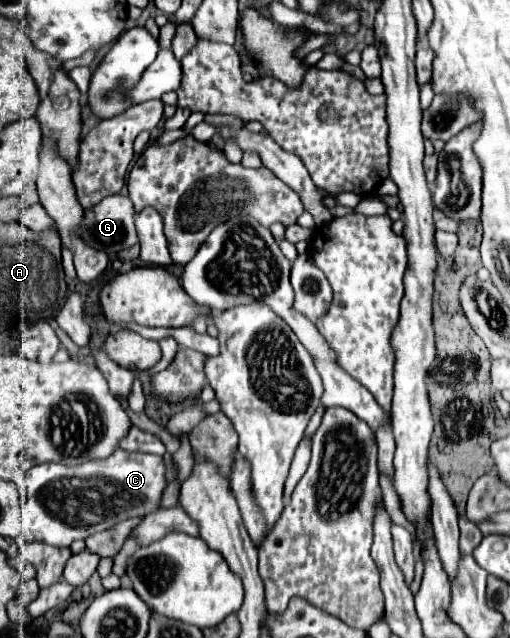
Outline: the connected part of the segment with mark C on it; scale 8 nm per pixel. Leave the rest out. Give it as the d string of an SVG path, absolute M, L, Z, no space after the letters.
M115 450L111 456L99 462L87 460L87 464L77 466L59 462L37 464L27 472L27 540L67 548L75 540L85 540L95 532L109 530L127 518L155 512L159 508L163 490L165 464L163 458L155 454Z

